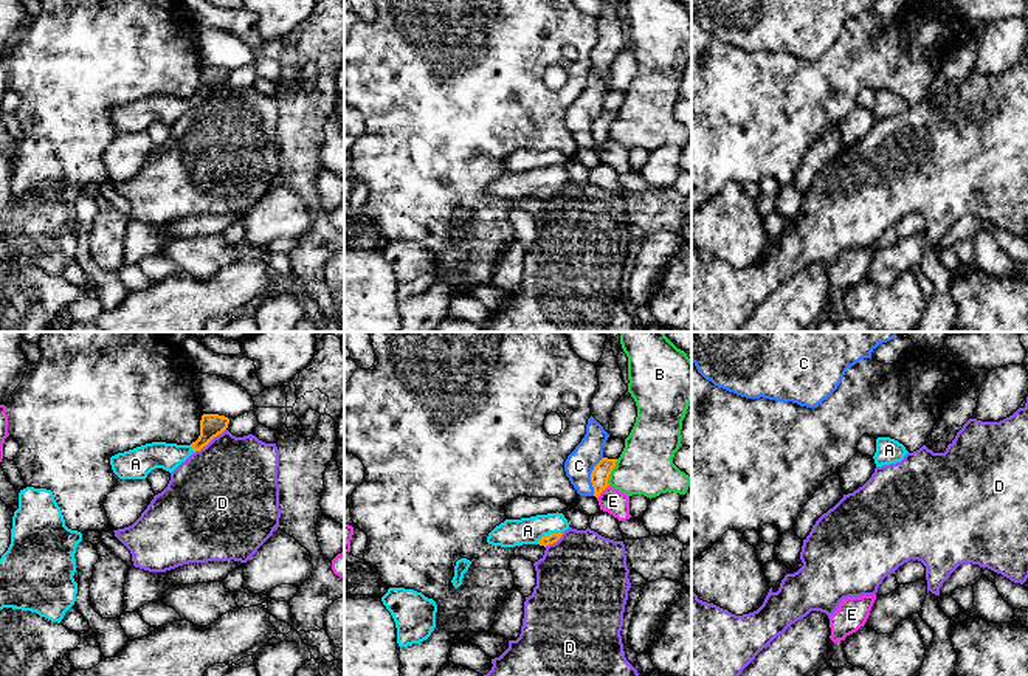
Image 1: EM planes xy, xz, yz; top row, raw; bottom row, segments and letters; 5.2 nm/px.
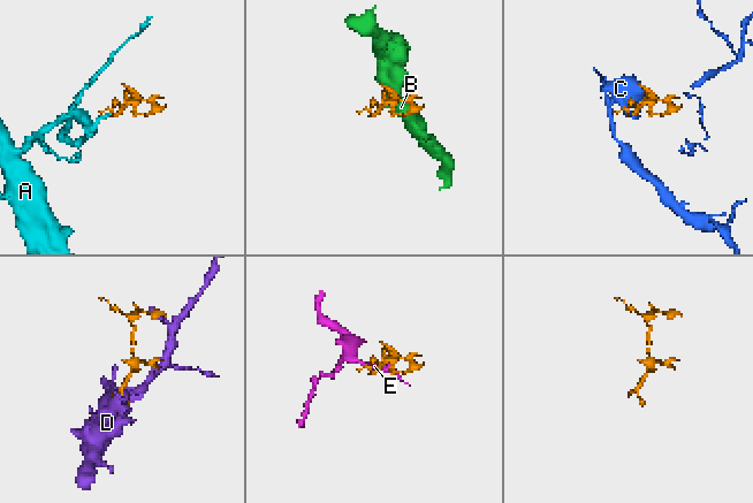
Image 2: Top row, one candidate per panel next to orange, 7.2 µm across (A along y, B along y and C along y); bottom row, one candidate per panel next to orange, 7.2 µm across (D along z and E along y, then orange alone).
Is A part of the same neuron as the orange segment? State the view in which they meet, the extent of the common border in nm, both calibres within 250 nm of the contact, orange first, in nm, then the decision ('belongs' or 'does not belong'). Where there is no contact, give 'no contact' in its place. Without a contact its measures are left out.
xz | 150 nm | 60/140 nm | belongs

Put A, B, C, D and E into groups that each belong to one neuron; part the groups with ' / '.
A / B / C / D / E

